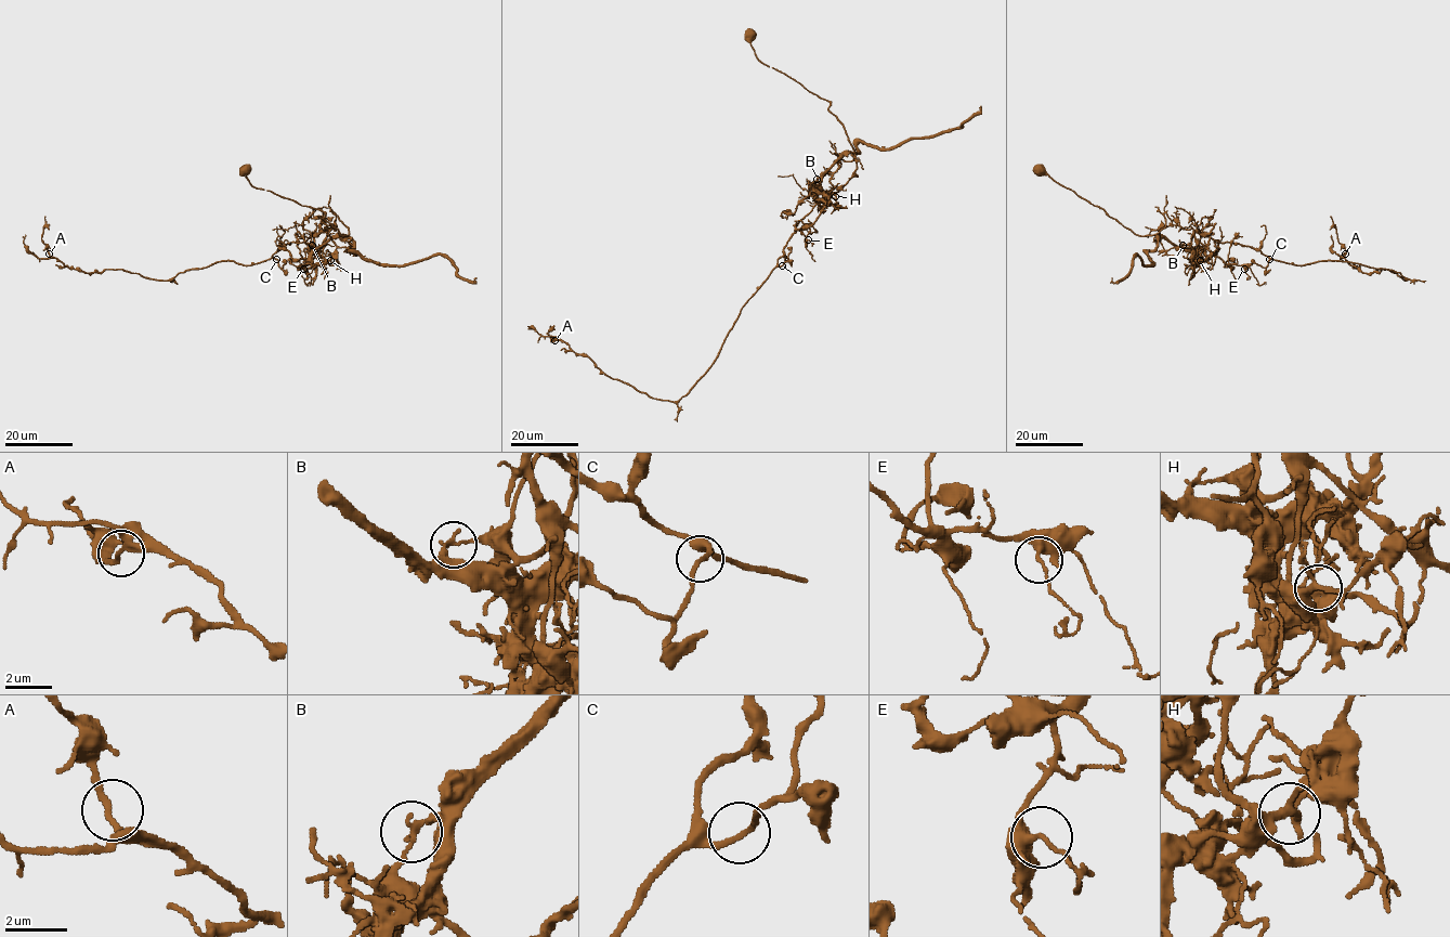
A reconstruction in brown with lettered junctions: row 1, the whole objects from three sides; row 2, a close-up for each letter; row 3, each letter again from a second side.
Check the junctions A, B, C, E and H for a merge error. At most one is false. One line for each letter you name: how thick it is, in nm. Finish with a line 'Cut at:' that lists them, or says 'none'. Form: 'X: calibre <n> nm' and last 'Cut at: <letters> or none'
B: calibre 160 nm
Cut at: B

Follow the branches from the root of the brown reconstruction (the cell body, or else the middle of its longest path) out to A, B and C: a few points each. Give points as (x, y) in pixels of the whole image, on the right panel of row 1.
A: (1037, 169), (1139, 235), (1200, 250), (1210, 234), (1281, 261), (1357, 262), (1406, 281), (1345, 254)
B: (1037, 169), (1102, 208), (1135, 234), (1164, 235), (1178, 247), (1183, 245)
C: (1037, 169), (1137, 234), (1163, 235), (1192, 250), (1203, 249), (1210, 234), (1219, 243), (1257, 248), (1269, 259)

